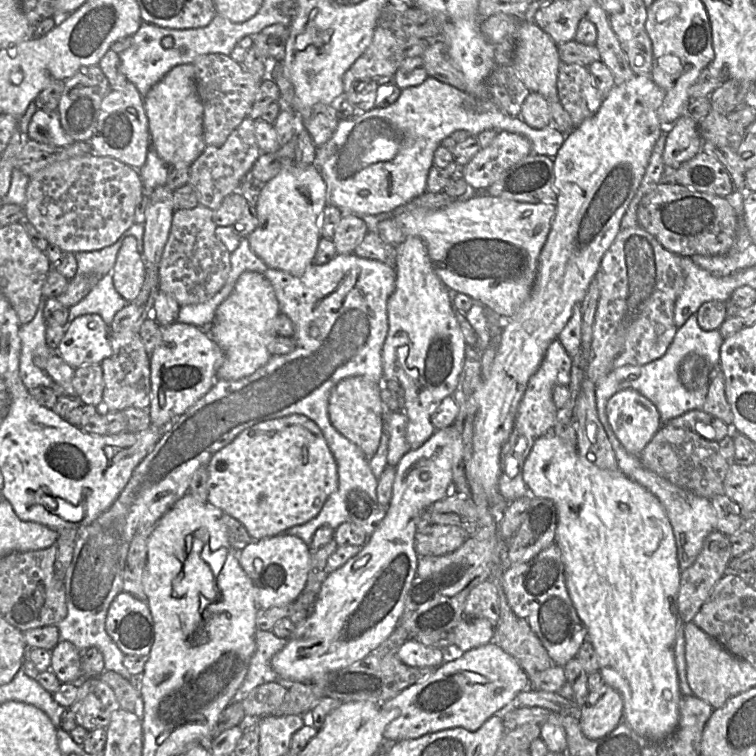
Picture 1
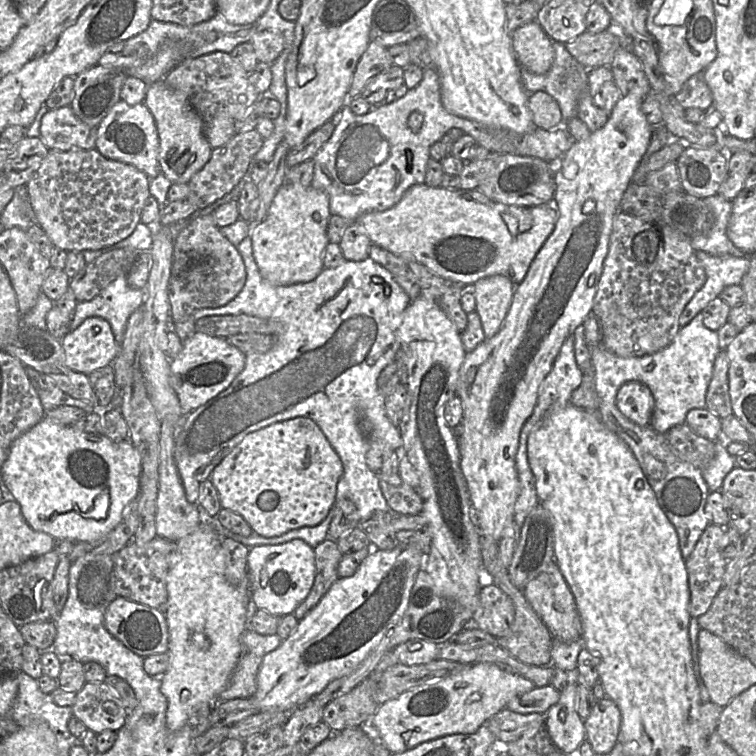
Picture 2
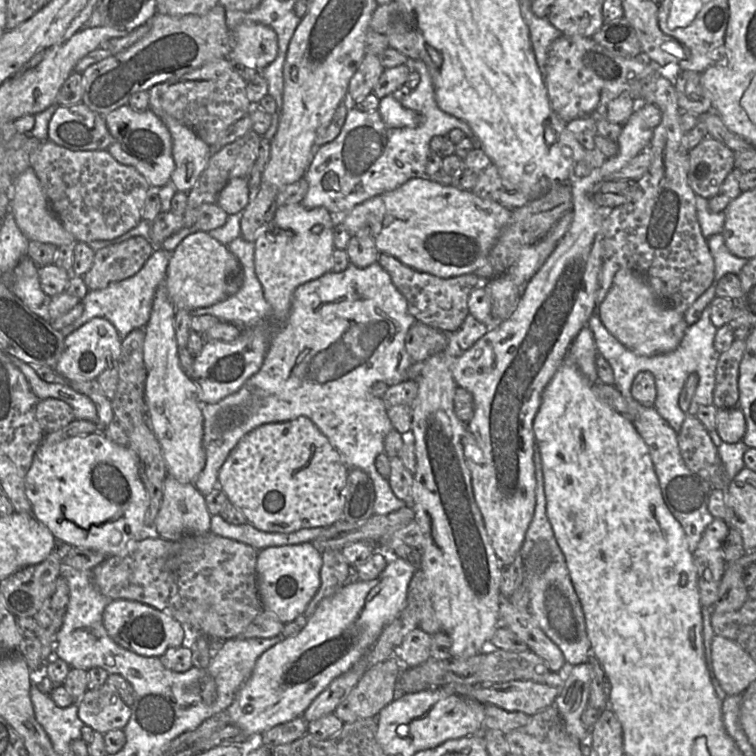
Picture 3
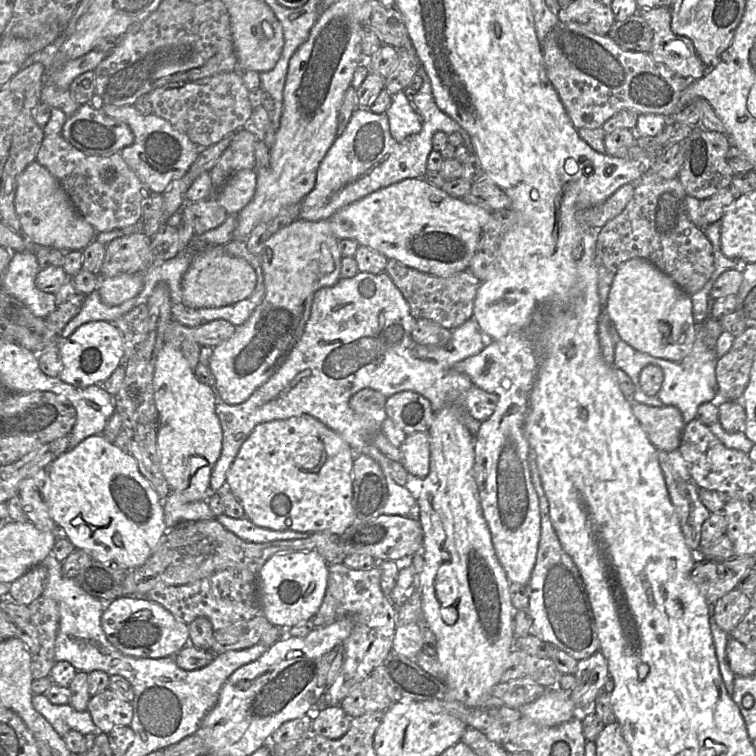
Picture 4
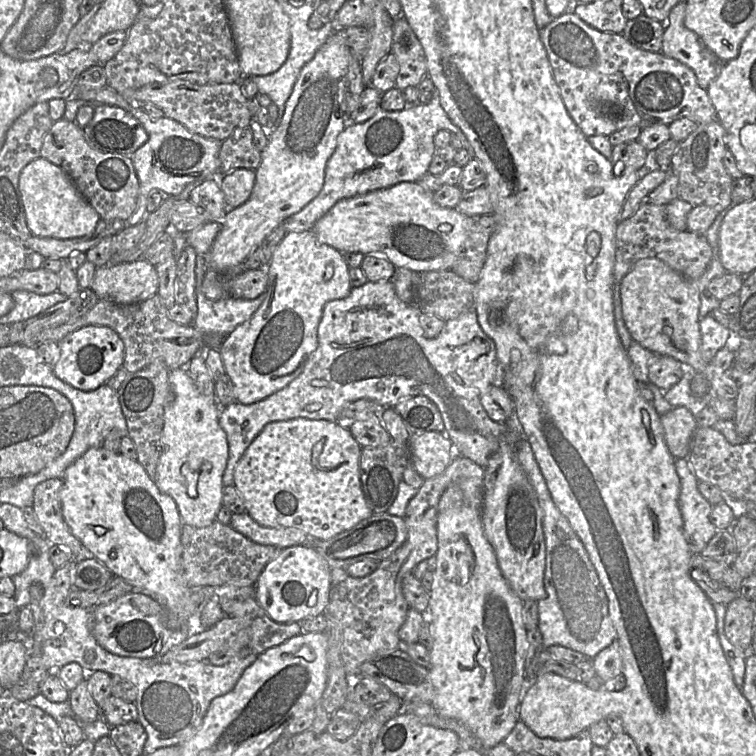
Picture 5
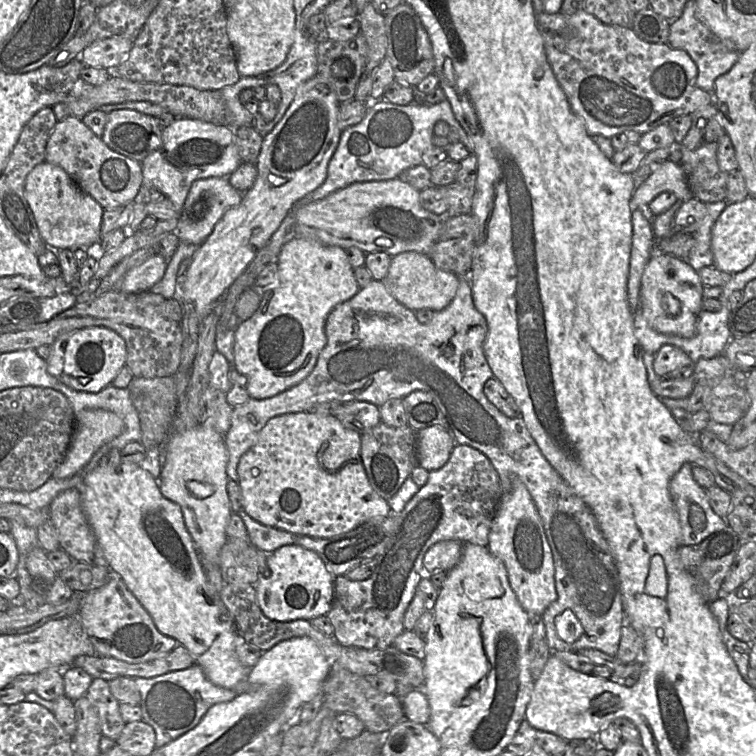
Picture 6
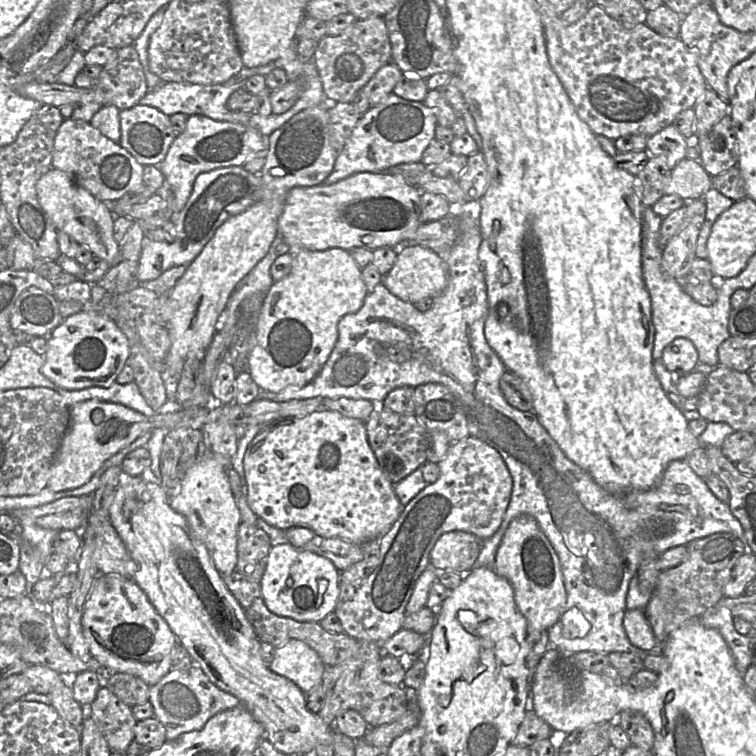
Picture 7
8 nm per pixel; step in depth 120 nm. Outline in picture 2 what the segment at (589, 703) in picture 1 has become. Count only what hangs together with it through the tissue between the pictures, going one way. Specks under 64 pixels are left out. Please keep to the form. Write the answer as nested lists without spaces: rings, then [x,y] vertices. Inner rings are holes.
[[[609,697],[598,699],[590,715],[584,720],[586,740],[597,754],[607,754],[618,743],[621,712]]]

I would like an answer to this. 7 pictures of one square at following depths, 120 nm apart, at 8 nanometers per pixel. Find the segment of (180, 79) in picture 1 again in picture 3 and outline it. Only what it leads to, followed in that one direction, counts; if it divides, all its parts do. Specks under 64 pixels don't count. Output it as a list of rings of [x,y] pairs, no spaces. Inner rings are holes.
[[[170,115],[159,118],[171,136],[175,168],[170,180],[178,191],[188,193],[206,169],[212,155],[211,147]]]

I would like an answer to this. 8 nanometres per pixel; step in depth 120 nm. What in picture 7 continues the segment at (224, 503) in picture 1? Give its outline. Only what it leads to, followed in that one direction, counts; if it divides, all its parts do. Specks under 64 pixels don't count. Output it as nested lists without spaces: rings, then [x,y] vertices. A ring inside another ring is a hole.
[[[318,410],[303,417],[287,417],[270,422],[250,442],[244,454],[243,465],[247,482],[246,498],[249,507],[269,525],[282,530],[300,527],[325,538],[338,537],[352,543],[364,544],[374,539],[382,539],[404,508],[394,491],[394,484],[384,474],[368,442],[365,422],[360,419],[345,417],[338,411]]]

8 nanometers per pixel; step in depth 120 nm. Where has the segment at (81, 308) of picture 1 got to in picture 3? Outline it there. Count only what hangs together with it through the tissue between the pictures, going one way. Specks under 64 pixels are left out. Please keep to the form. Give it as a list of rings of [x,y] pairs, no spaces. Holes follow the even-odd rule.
[[[158,249],[133,276],[113,282],[105,288],[88,291],[81,300],[84,307],[82,314],[74,322],[62,328],[61,334],[67,336],[94,317],[109,320],[122,339],[135,328],[145,326],[151,314],[156,289],[165,282],[172,254],[173,251]]]

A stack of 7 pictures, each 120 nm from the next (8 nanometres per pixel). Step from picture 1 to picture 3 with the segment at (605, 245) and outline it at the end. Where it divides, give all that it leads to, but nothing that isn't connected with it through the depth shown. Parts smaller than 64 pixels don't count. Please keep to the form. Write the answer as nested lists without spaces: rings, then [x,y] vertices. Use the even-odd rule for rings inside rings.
[[[635,110],[622,125],[621,134],[616,141],[618,152],[615,156],[606,158],[597,168],[583,160],[571,168],[568,184],[573,204],[572,222],[554,251],[525,285],[514,312],[506,321],[491,326],[468,350],[446,355],[446,366],[450,368],[457,387],[464,388],[473,396],[474,413],[467,422],[468,432],[463,437],[464,456],[471,473],[475,502],[491,545],[502,565],[513,563],[519,555],[535,511],[533,420],[540,407],[542,392],[566,358],[574,338],[587,326],[596,311],[595,300],[602,268],[602,226],[612,209],[597,205],[592,199],[592,192],[598,183],[621,170],[632,158],[647,149],[651,136],[652,130]]]

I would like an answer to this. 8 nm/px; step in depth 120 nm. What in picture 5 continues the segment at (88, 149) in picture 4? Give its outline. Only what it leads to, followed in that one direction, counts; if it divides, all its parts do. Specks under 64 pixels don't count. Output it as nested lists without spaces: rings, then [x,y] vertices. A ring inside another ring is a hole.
[[[110,105],[95,107],[94,115],[83,127],[83,132],[92,148],[128,157],[148,140],[146,130],[135,117]]]

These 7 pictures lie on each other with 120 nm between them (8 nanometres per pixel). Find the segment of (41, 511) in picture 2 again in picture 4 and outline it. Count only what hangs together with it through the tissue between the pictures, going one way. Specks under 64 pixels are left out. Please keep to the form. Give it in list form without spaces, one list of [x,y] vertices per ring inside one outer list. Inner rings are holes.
[[[102,434],[85,438],[57,457],[47,469],[50,479],[48,510],[63,537],[76,549],[86,551],[93,560],[115,562],[127,569],[144,564],[168,530],[164,522],[163,501],[139,471],[131,454],[122,452]]]

